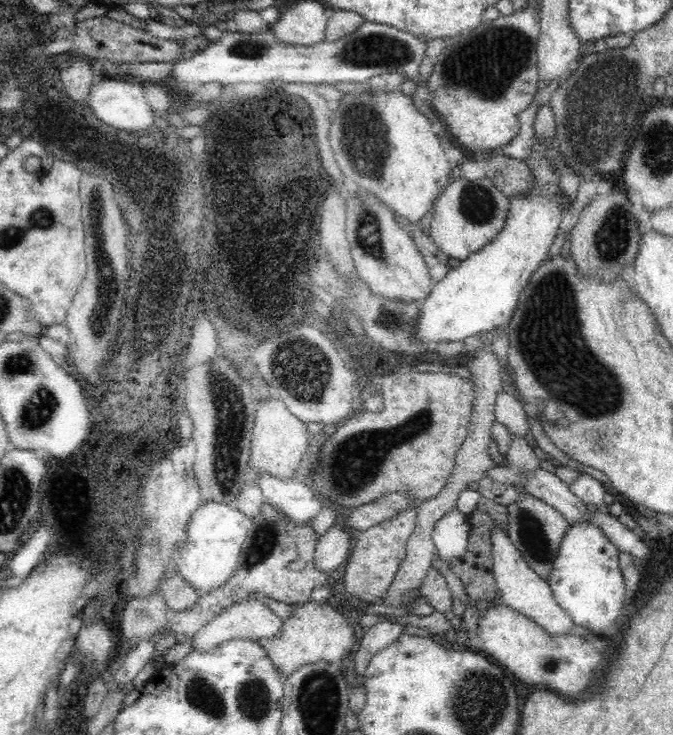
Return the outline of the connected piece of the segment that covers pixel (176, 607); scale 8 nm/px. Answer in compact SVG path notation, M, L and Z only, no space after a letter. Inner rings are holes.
M177 570L168 572L159 587L169 614L187 611L195 605L199 597L199 594L184 581Z

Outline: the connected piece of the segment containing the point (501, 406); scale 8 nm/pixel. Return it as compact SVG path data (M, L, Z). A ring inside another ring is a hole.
M500 391L495 398L493 416L511 435L526 439L531 435L528 417L520 402L511 393Z

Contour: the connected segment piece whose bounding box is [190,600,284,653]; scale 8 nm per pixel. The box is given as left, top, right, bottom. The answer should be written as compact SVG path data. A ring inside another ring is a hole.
M247 600L238 606L232 606L230 610L223 610L223 613L216 616L210 624L200 628L192 638L190 651L196 649L200 653L209 653L226 641L234 639L252 639L252 641L260 642L262 639L276 636L283 627L283 621L261 600Z

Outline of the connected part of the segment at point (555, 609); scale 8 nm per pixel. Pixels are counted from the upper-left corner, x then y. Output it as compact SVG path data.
M494 529L492 534L492 553L494 553L494 580L498 587L498 600L507 608L534 621L550 636L572 635L574 623L556 603L549 582L535 574L519 556L518 550L505 534L504 529Z

